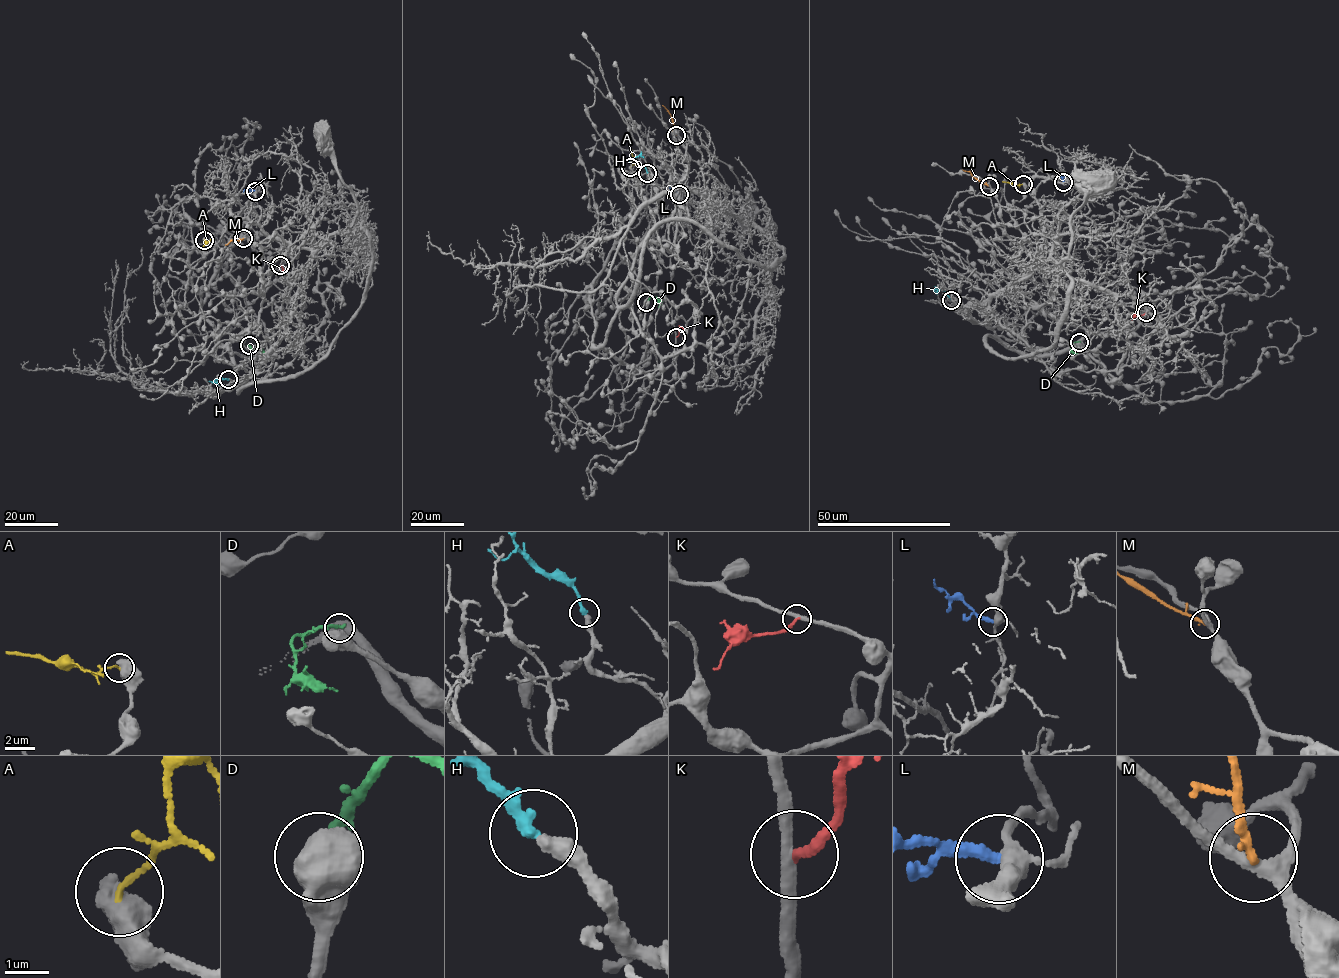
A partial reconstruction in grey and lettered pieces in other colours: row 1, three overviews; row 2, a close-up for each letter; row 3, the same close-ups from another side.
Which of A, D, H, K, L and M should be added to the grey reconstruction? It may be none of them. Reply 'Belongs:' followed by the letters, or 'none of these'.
Belongs: H, L

